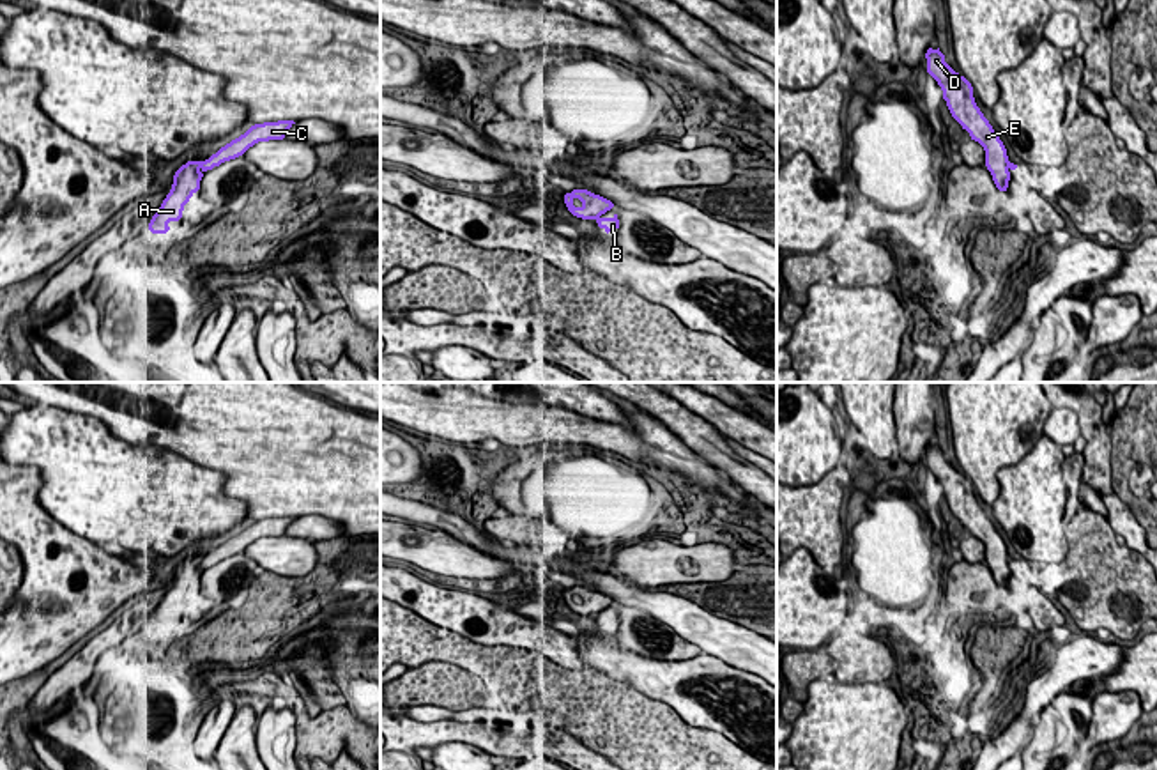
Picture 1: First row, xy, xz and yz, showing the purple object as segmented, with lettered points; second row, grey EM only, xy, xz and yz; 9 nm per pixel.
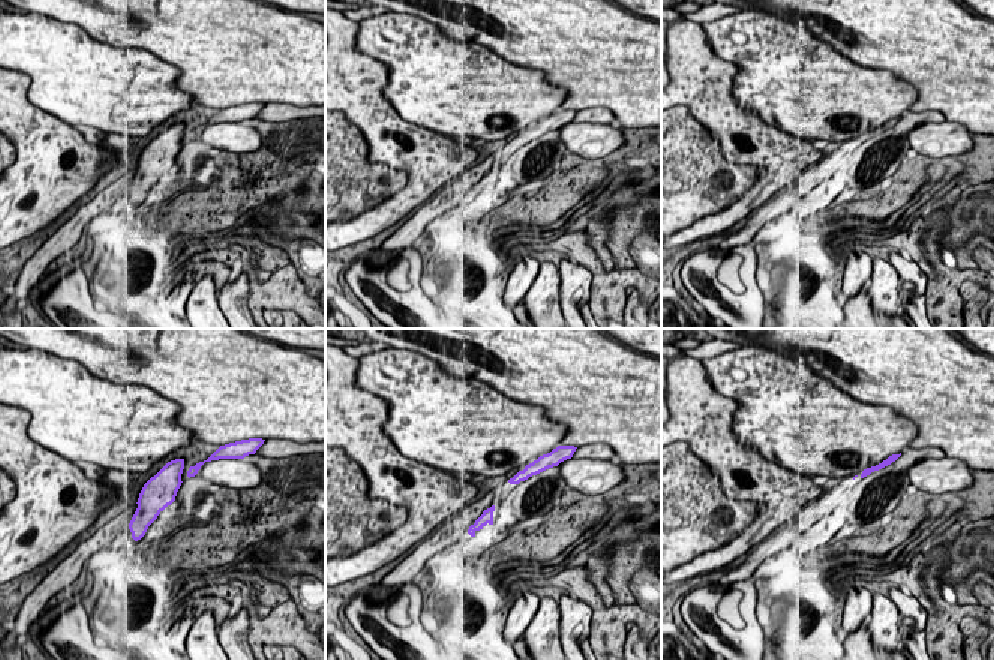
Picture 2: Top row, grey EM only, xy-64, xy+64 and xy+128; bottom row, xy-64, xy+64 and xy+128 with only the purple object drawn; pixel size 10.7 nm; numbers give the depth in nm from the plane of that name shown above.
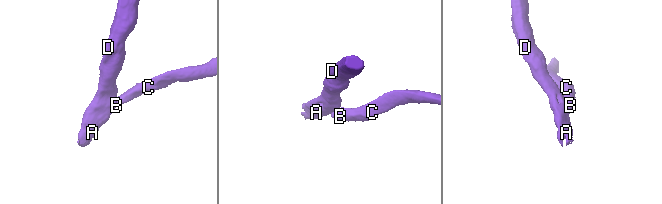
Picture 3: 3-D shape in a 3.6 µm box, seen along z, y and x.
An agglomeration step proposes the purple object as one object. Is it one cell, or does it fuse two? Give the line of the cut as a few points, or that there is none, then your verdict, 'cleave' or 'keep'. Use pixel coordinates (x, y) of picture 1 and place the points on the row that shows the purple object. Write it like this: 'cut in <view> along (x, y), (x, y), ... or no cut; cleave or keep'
cut in xy along (202, 161), (199, 167); cleave

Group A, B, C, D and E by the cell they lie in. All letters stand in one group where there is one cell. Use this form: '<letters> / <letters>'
A D E / B C

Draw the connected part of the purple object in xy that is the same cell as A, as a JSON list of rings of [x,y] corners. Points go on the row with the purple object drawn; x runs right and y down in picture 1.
[[[188,161],[175,172],[170,193],[149,223],[152,234],[166,234],[170,230],[168,223],[182,218],[184,205],[200,189],[203,177],[200,163],[202,161]]]

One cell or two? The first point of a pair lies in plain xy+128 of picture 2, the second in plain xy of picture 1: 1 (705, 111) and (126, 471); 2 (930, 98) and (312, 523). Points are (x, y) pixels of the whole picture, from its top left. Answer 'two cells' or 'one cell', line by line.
1: two cells
2: two cells

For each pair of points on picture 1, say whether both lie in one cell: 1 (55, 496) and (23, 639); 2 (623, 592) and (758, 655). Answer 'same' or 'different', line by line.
1: different
2: same

